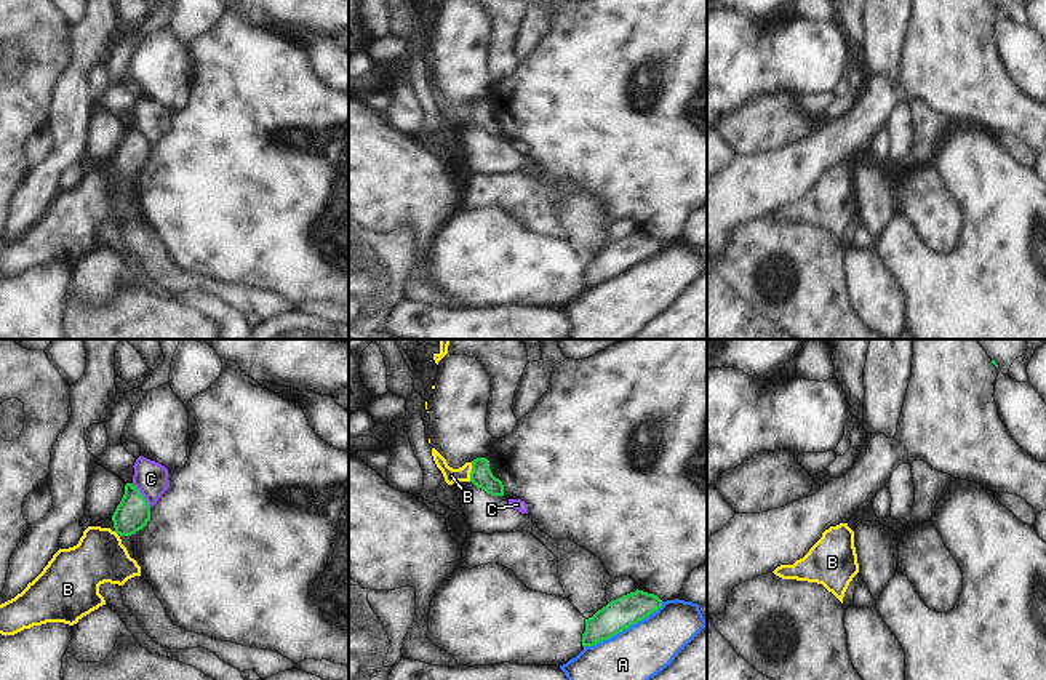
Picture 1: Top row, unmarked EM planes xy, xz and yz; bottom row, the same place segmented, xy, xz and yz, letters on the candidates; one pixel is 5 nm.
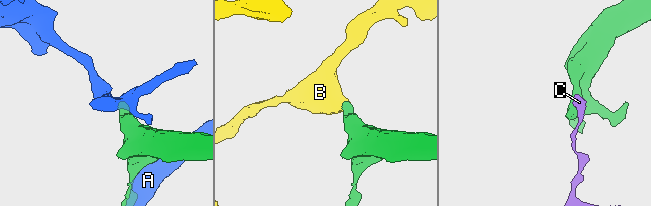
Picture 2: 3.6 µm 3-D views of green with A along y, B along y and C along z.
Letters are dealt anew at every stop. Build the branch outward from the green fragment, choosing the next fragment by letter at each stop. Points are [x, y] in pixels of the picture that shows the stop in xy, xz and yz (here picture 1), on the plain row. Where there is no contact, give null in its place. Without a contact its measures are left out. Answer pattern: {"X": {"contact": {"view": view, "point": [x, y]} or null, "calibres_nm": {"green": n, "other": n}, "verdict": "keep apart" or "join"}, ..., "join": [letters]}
{"A": {"contact": {"view": "xz", "point": [624, 271]}, "calibres_nm": {"green": 160, "other": 320}, "verdict": "keep apart"}, "B": {"contact": {"view": "xz", "point": [471, 114]}, "calibres_nm": {"green": 110, "other": 80}, "verdict": "keep apart"}, "C": {"contact": {"view": "xy", "point": [141, 136]}, "calibres_nm": {"green": 170, "other": 170}, "verdict": "keep apart"}, "join": []}

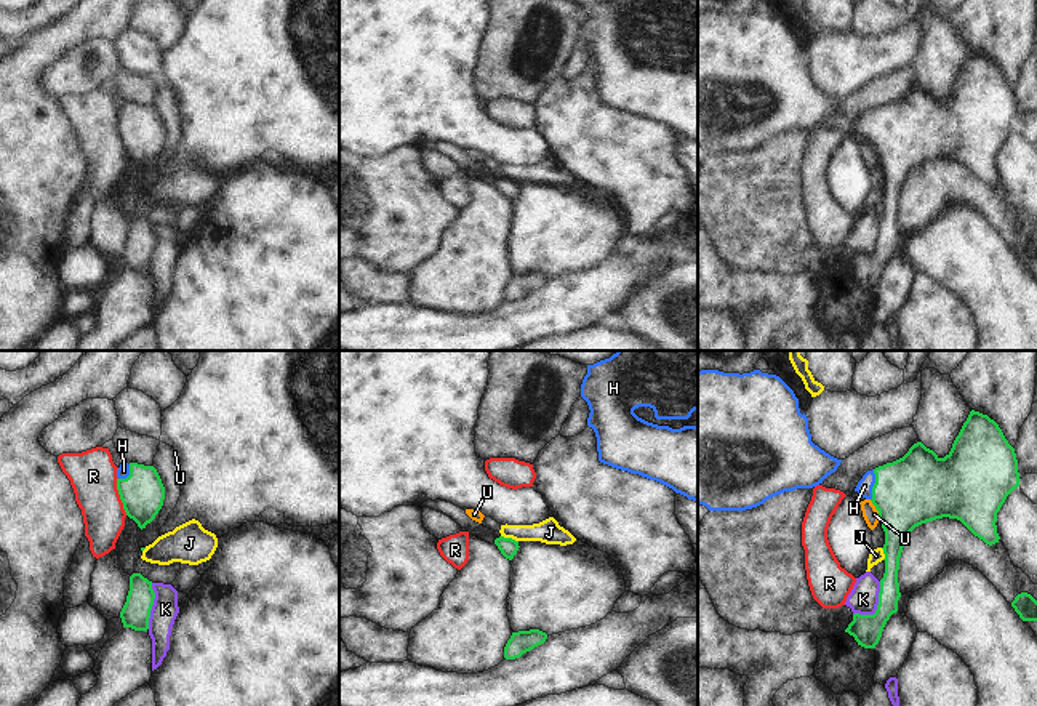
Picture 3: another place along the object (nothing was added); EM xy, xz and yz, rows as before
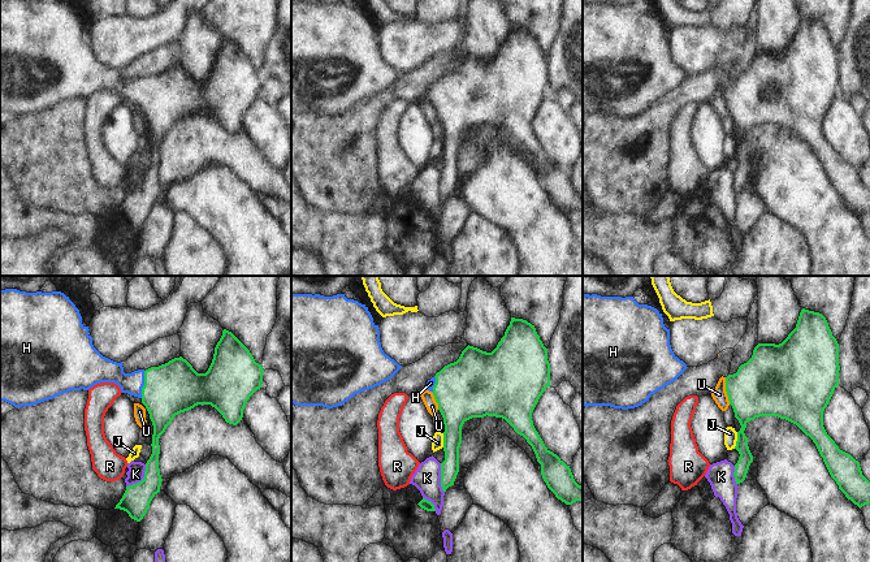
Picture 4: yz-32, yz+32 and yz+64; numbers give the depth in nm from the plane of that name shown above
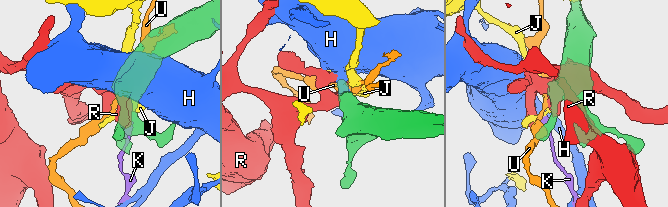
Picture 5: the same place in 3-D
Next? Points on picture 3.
{"H": {"contact": {"view": "yz", "point": [874, 127]}, "calibres_nm": {"green": 360, "other": 80}, "verdict": "join"}, "J": {"contact": {"view": "xz", "point": [509, 180]}, "calibres_nm": {"green": 90, "other": 120}, "verdict": "keep apart"}, "K": {"contact": {"view": "yz", "point": [877, 248]}, "calibres_nm": {"green": 150, "other": 150}, "verdict": "keep apart"}, "R": {"contact": {"view": "xy", "point": [120, 138]}, "calibres_nm": {"green": 220, "other": 240}, "verdict": "keep apart"}, "U": {"contact": {"view": "yz", "point": [876, 149]}, "calibres_nm": {"green": 360, "other": 80}, "verdict": "keep apart"}, "join": ["H"]}

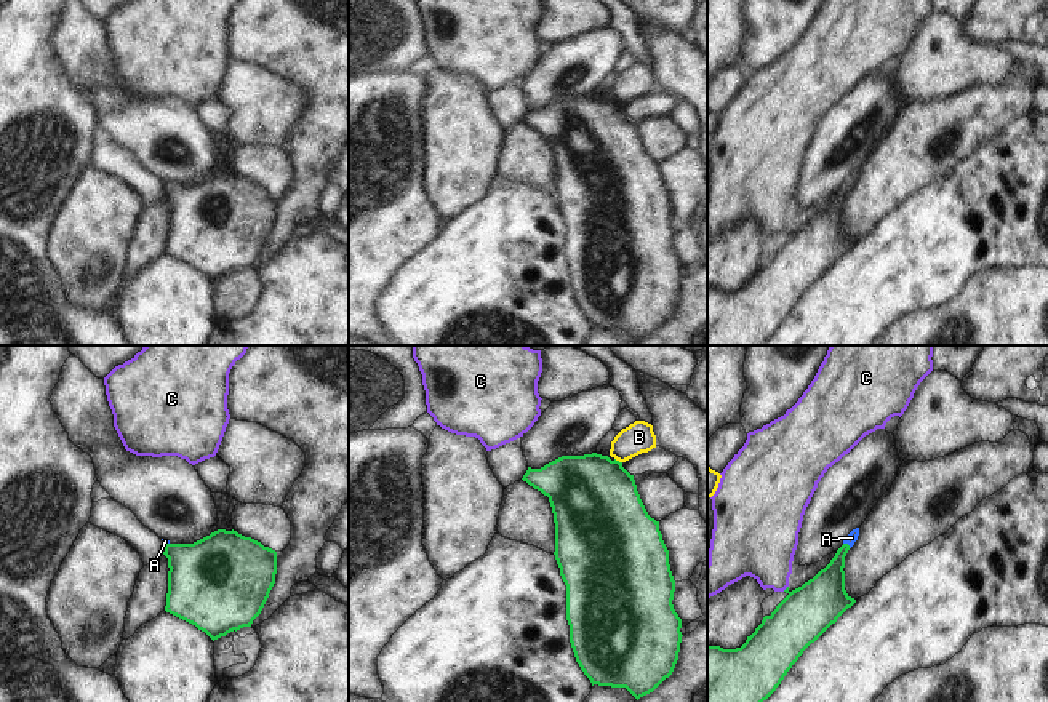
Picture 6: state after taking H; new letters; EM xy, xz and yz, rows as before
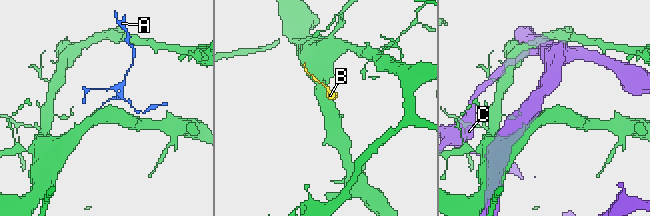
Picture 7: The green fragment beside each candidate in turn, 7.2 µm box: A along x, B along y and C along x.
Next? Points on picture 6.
{"A": {"contact": {"view": "yz", "point": [847, 186]}, "calibres_nm": {"green": 180, "other": 60}, "verdict": "join"}, "B": {"contact": {"view": "xz", "point": [618, 103]}, "calibres_nm": {"green": 440, "other": 160}, "verdict": "keep apart"}, "C": {"contact": {"view": "yz", "point": [786, 231]}, "calibres_nm": {"green": 260, "other": 320}, "verdict": "keep apart"}, "join": ["A"]}

